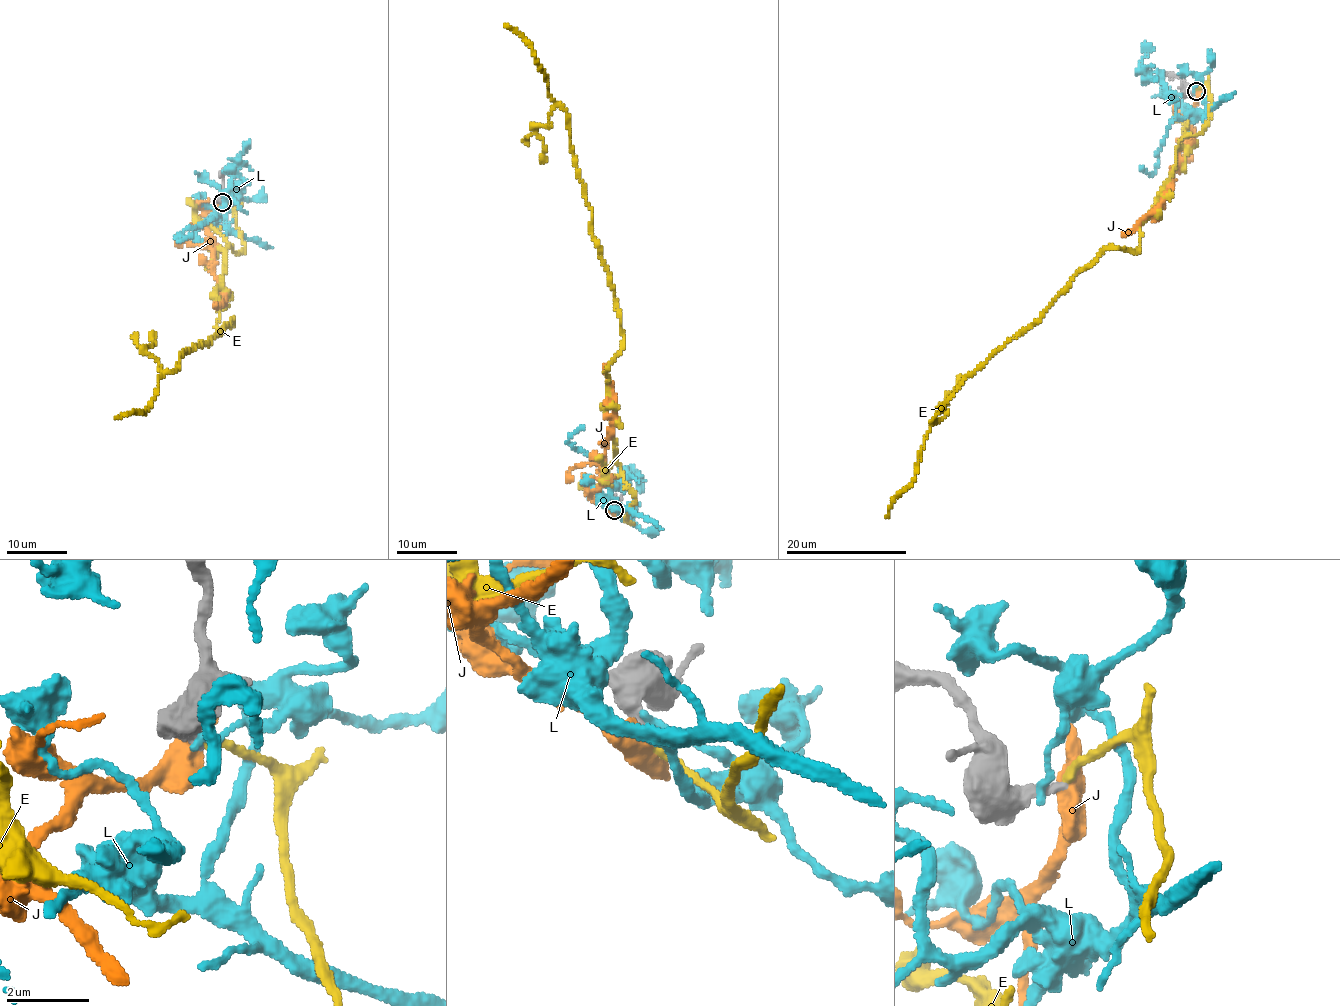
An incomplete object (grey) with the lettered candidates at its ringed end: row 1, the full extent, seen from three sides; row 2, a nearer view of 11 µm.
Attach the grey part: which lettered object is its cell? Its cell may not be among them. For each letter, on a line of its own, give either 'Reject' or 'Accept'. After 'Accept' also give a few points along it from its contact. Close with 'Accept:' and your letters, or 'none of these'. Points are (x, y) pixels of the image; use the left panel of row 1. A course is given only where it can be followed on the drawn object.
E: Accept. Its course: (223, 202), (235, 211), (244, 251), (225, 251), (217, 328), (234, 319), (158, 379), (149, 408), (115, 418)
J: Reject
L: Reject
Accept: E

